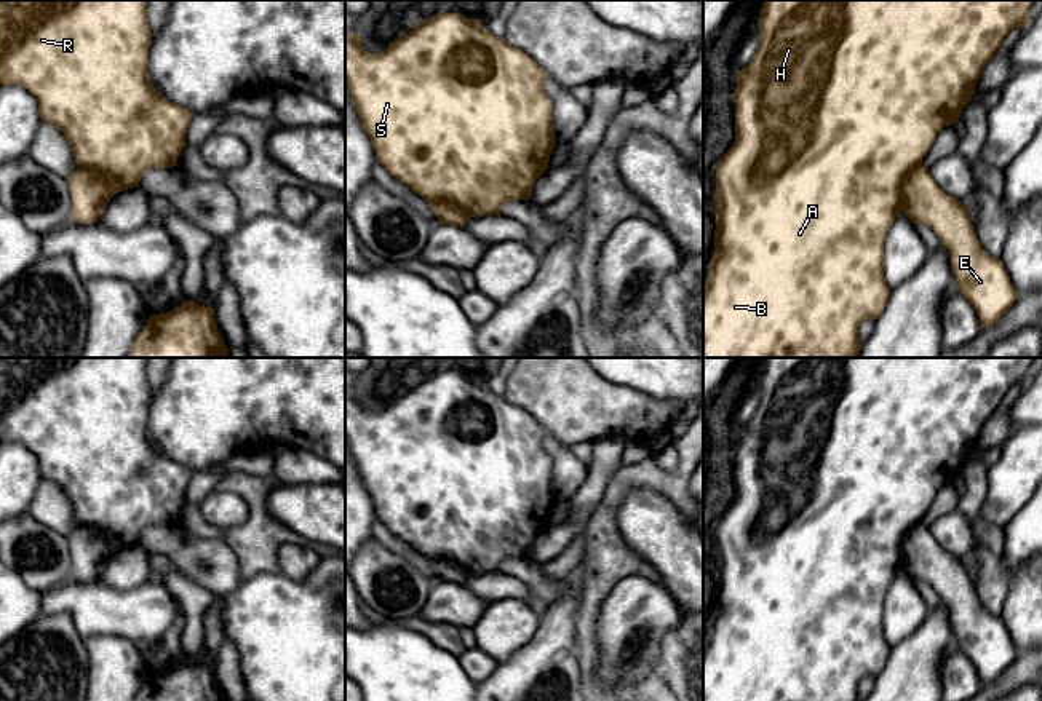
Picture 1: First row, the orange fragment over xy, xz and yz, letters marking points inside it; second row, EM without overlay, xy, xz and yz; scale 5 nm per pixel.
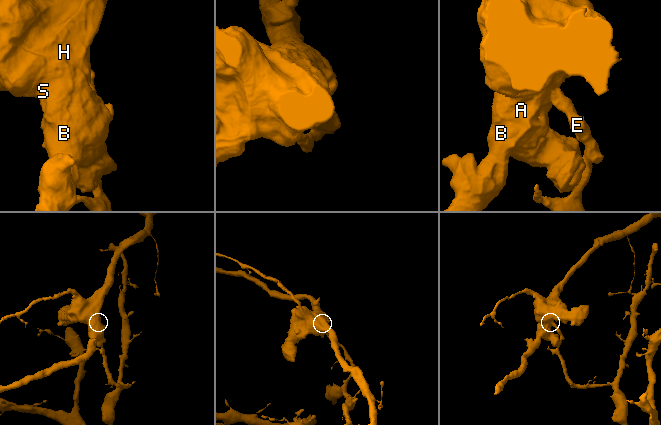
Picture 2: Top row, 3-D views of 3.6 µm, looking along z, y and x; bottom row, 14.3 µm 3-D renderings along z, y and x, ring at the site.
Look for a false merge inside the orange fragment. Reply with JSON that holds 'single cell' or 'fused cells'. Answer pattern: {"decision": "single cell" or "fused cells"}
{"decision": "fused cells"}

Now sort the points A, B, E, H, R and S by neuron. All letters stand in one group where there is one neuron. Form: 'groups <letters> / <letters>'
groups A B H R S / E

